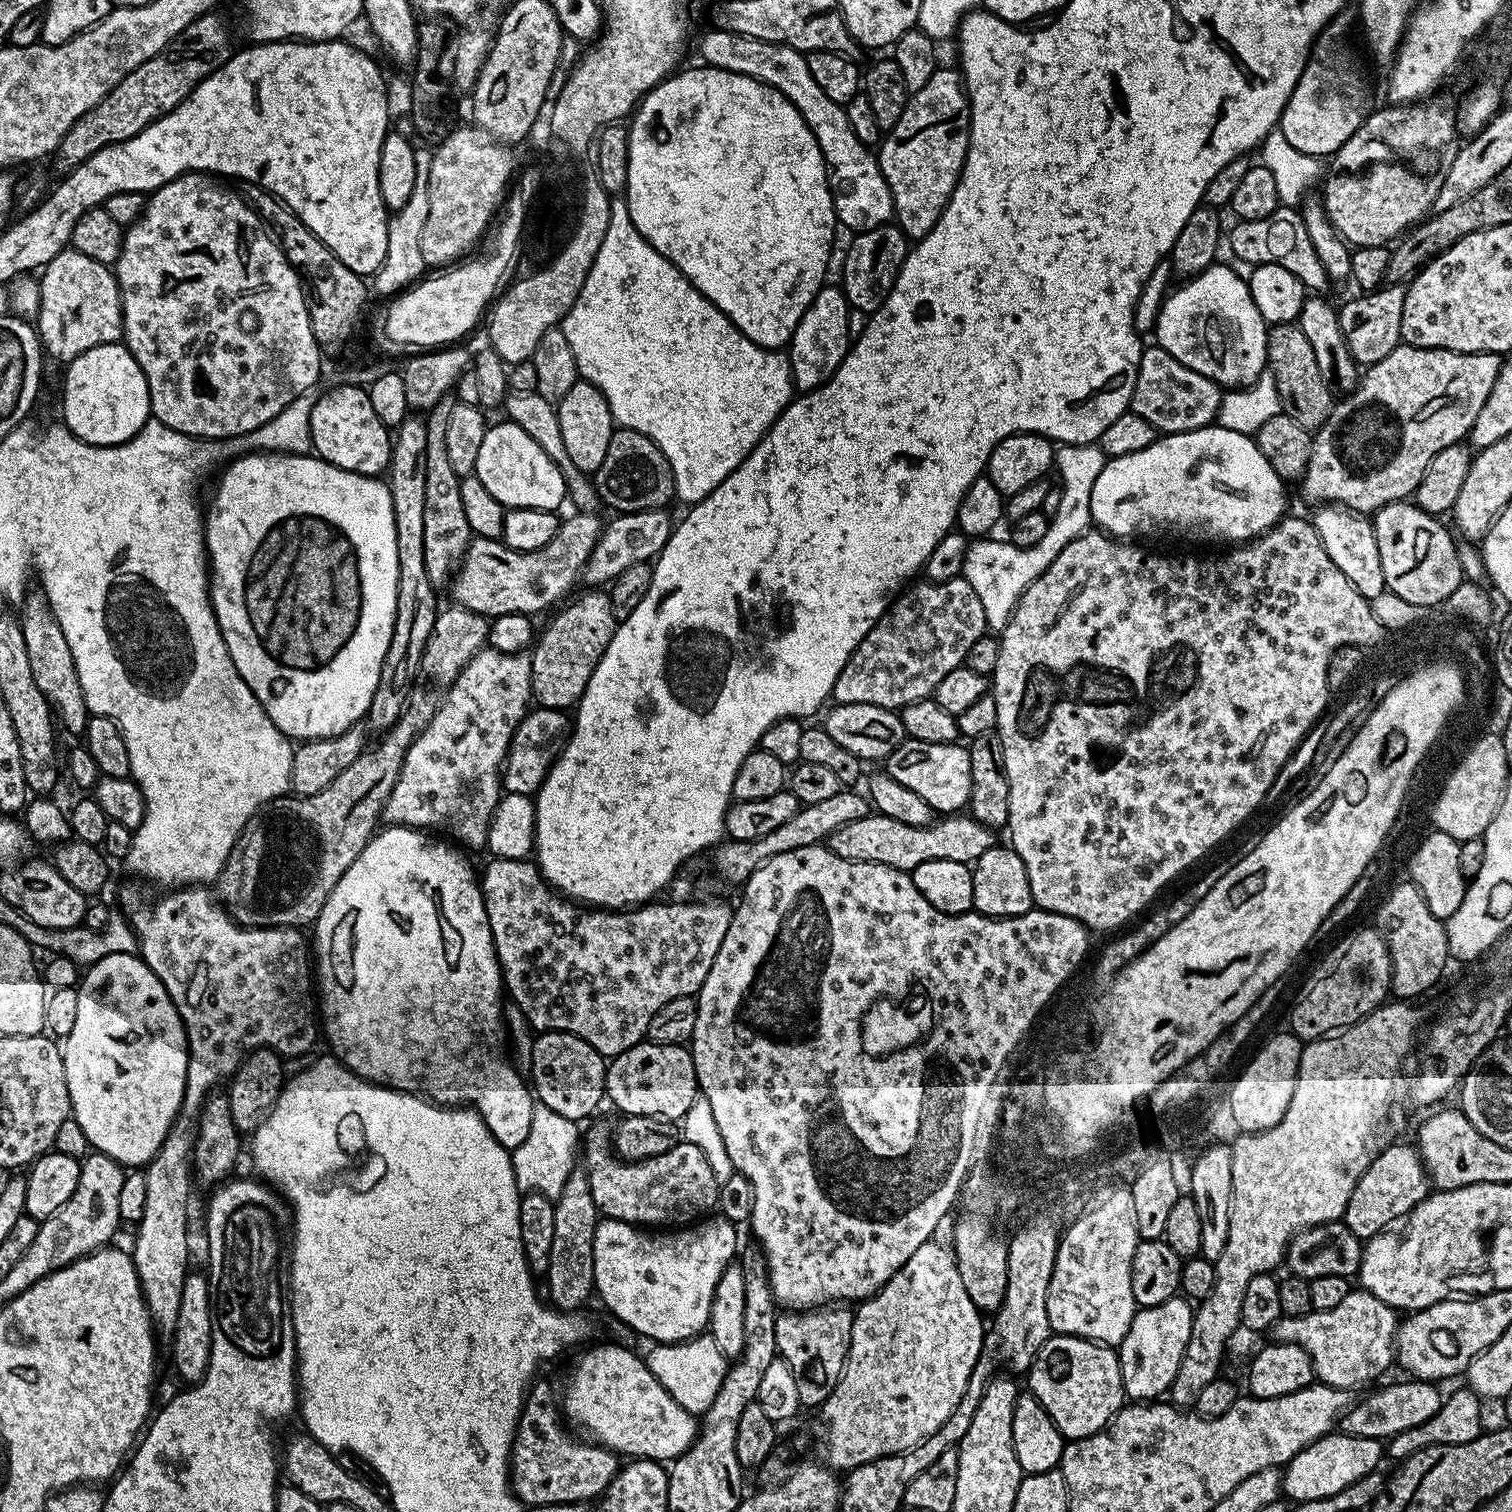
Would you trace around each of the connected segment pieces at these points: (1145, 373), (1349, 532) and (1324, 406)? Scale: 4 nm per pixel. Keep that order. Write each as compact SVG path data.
M1145 347L1140 353L1138 378L1134 382L1130 411L1138 414L1138 418L1146 418L1146 422L1150 422L1150 426L1154 426L1157 433L1160 434L1193 432L1199 428L1209 427L1219 414L1221 385L1214 383L1213 380L1202 374L1198 374L1198 370L1190 370L1190 366L1182 366L1182 362L1178 362L1178 358L1171 356L1165 348L1151 347Z
M1320 506L1315 511L1316 516L1311 517L1312 525L1318 530L1318 538L1322 538L1322 546L1326 546L1326 554L1330 554L1334 566L1350 578L1354 590L1358 590L1358 594L1365 596L1369 602L1384 596L1382 557L1378 555L1378 538L1374 538L1371 519L1339 506Z
M1296 322L1291 324L1273 324L1268 330L1267 367L1276 380L1277 392L1280 395L1281 409L1298 426L1309 430L1321 428L1332 412L1334 394L1328 389L1322 373L1318 370L1314 349Z

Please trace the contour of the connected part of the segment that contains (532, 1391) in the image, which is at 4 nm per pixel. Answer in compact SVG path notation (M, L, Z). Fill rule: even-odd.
M539 1380L529 1387L524 1397L524 1405L520 1407L520 1420L516 1424L516 1436L512 1440L510 1457L512 1493L521 1505L529 1504L533 1509L547 1504L579 1504L595 1501L604 1495L604 1491L617 1474L617 1453L611 1452L603 1444L589 1442L579 1435L571 1436L562 1419L558 1392L556 1396L550 1381Z

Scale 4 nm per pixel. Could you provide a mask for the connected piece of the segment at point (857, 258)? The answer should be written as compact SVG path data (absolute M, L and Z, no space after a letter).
M892 222L874 230L857 232L851 239L848 253L844 256L844 296L855 311L857 308L863 314L878 312L902 270L902 262L908 257L910 241L902 229Z

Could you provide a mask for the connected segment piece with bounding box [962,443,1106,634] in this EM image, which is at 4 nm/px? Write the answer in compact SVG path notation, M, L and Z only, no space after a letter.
M1095 443L1090 444L1066 444L1062 450L1057 451L1054 456L1054 468L1058 473L1060 471L1060 480L1058 486L1063 490L1062 503L1059 504L1058 510L1050 518L1050 532L1046 538L1042 538L1042 542L1038 542L1038 546L1033 548L1019 548L1011 542L1003 542L992 540L996 538L976 538L971 541L964 555L963 578L974 588L975 594L978 594L979 601L986 614L986 624L993 633L999 634L1004 631L1008 620L1012 617L1012 611L1016 608L1016 603L1022 598L1022 594L1030 586L1030 582L1034 582L1034 578L1038 578L1046 570L1046 566L1050 566L1050 562L1058 555L1063 548L1068 545L1068 541L1074 535L1072 527L1076 524L1075 531L1077 533L1089 531L1092 524L1092 511L1090 510L1090 494L1098 491L1100 475L1106 463L1104 451Z

